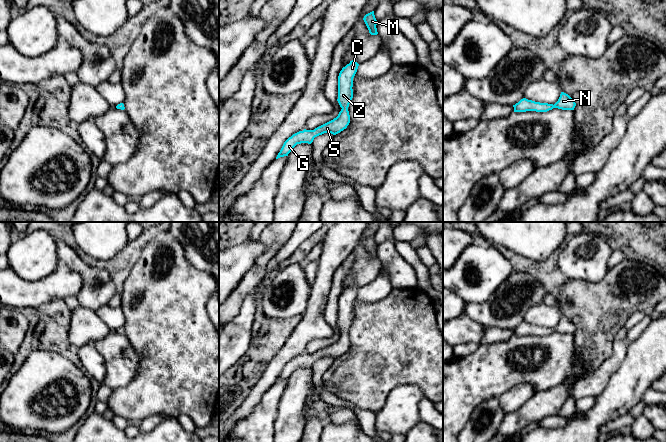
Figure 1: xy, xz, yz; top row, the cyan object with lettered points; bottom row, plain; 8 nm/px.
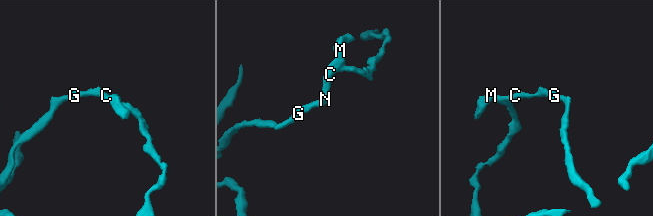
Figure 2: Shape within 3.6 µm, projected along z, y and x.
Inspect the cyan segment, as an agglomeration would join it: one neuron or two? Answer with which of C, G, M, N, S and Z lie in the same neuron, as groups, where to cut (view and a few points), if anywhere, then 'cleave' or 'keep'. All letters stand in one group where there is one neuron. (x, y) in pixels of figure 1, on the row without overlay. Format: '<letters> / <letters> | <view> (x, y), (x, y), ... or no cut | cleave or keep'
C G M N S Z | no cut | keep

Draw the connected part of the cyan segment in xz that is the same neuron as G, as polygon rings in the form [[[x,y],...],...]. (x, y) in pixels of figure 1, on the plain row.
[[[350,285],[339,297],[338,300],[338,327],[342,332],[338,340],[333,344],[315,352],[314,354],[299,355],[289,361],[283,368],[276,383],[288,378],[292,373],[301,367],[311,368],[315,361],[324,357],[336,359],[347,352],[350,347],[350,339],[348,335],[349,328],[353,322],[353,302],[357,296],[359,288],[355,285]]]

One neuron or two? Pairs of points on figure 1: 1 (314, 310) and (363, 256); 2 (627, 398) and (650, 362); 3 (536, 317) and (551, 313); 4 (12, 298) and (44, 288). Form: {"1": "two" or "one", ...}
{"1": "two", "2": "one", "3": "one", "4": "one"}

